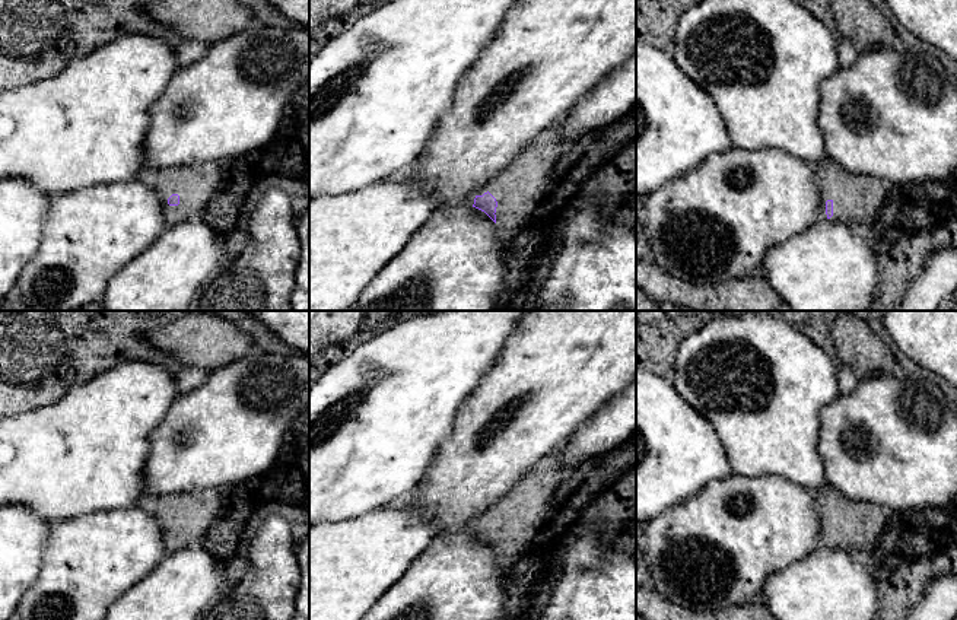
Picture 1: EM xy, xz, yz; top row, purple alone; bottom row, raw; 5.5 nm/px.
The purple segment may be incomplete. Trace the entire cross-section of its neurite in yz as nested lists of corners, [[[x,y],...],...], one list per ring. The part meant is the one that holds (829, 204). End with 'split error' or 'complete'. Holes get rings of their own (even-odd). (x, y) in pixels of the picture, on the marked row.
[[[826,156],[813,165],[826,219],[880,230],[896,209],[896,191],[886,182],[845,171]]]; split error

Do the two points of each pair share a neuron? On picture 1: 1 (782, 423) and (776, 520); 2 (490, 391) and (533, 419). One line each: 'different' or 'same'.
1: different
2: same

